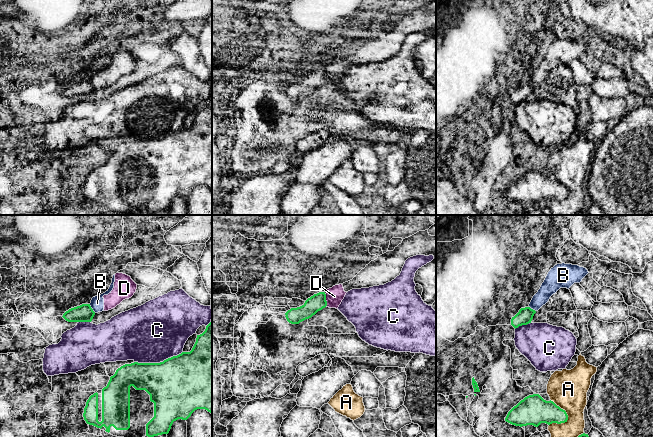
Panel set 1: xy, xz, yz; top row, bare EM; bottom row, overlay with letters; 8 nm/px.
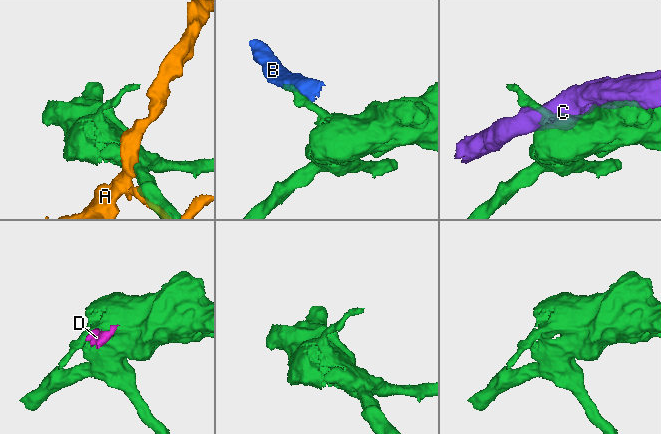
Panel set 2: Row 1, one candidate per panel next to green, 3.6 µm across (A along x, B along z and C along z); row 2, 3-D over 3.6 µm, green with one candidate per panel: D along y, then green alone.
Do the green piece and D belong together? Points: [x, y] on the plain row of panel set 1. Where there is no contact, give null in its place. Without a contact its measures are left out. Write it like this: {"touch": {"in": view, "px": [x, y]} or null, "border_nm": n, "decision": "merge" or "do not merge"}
{"touch": {"in": "xz", "px": [325, 75]}, "border_nm": 120, "decision": "do not merge"}

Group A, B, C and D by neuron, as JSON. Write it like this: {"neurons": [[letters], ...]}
{"neurons": [["A"], ["B", "D"], ["C"]]}

